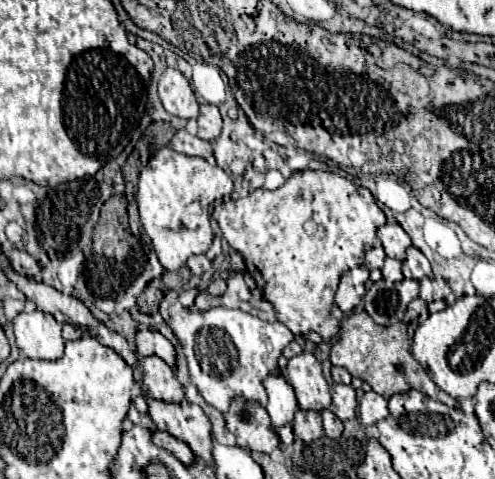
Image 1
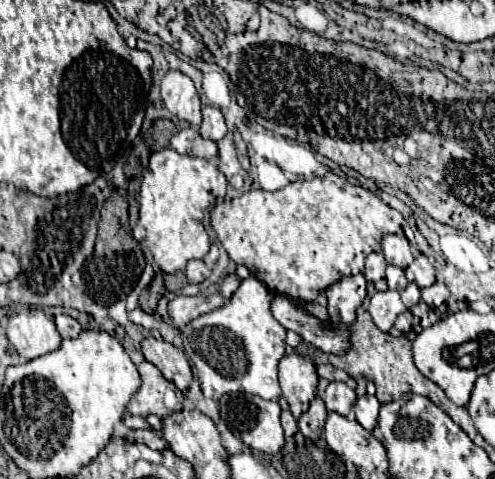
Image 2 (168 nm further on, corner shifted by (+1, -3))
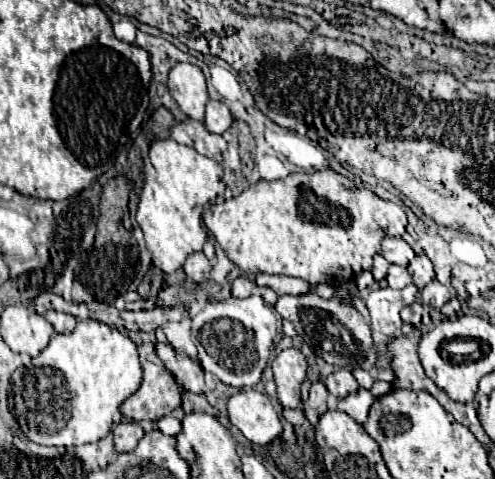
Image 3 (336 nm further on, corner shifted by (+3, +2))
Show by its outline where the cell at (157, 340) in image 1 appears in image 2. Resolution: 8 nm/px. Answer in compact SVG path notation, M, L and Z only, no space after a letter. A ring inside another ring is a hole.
M147 337L141 343L145 359L151 361L167 381L173 381L177 385L177 389L181 389L183 393L189 389L191 381L193 381L193 373L191 373L191 365L187 361L187 355L173 347L171 343L163 341L163 339L155 339L155 337Z

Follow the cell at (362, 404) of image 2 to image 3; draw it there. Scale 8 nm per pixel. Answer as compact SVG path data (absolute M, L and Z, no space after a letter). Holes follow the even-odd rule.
M359 388L357 392L353 392L353 394L349 394L347 398L339 400L339 406L337 406L337 408L339 408L341 412L349 414L355 422L365 424L365 422L367 422L369 408L371 408L373 400L375 400L375 396L373 396L369 390Z

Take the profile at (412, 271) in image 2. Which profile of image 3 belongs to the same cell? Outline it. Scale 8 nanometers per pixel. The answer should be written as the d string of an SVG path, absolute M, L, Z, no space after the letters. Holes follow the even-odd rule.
M425 254L415 256L415 260L407 266L407 270L409 270L409 274L413 276L413 284L415 284L419 290L421 290L427 282L431 282L431 280L435 278L433 264L431 264L431 260L429 260Z

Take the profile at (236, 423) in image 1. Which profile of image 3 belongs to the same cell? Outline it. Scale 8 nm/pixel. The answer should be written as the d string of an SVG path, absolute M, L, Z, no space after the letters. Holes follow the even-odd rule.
M247 388L233 394L227 400L227 412L231 424L253 444L271 444L283 432L281 418L265 392Z

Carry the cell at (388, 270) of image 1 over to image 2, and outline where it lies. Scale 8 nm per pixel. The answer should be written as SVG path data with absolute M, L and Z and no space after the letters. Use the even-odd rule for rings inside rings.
M389 265L387 267L387 283L389 283L389 289L395 289L395 291L401 291L401 289L405 289L407 287L407 277L405 277L405 273L403 273L403 269L399 269L399 267L393 267L393 265Z

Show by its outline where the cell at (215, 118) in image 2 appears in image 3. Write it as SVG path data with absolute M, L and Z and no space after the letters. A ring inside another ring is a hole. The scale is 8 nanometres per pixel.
M209 100L207 112L205 112L205 128L213 134L223 134L231 124L233 124L233 118L229 108L223 102Z

